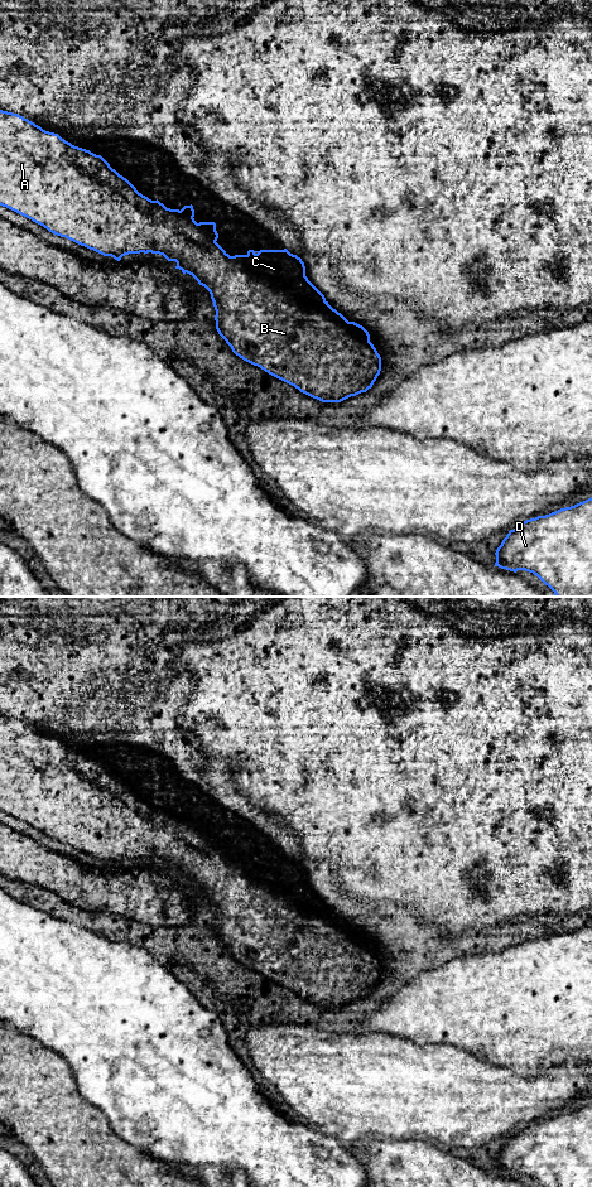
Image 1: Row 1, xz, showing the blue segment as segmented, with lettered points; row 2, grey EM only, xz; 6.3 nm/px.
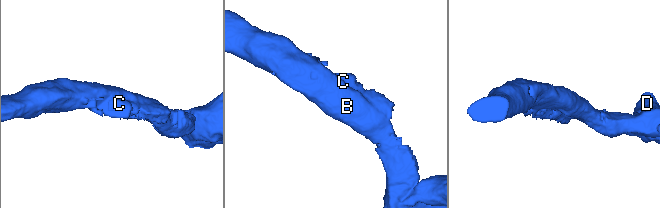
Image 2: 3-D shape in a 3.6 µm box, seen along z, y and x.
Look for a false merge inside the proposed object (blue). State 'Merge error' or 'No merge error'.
Merge error

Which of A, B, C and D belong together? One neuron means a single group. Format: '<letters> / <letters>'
A B D / C

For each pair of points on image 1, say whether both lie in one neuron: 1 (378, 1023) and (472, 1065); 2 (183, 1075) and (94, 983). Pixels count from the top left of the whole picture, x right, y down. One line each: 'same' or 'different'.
1: different
2: same

